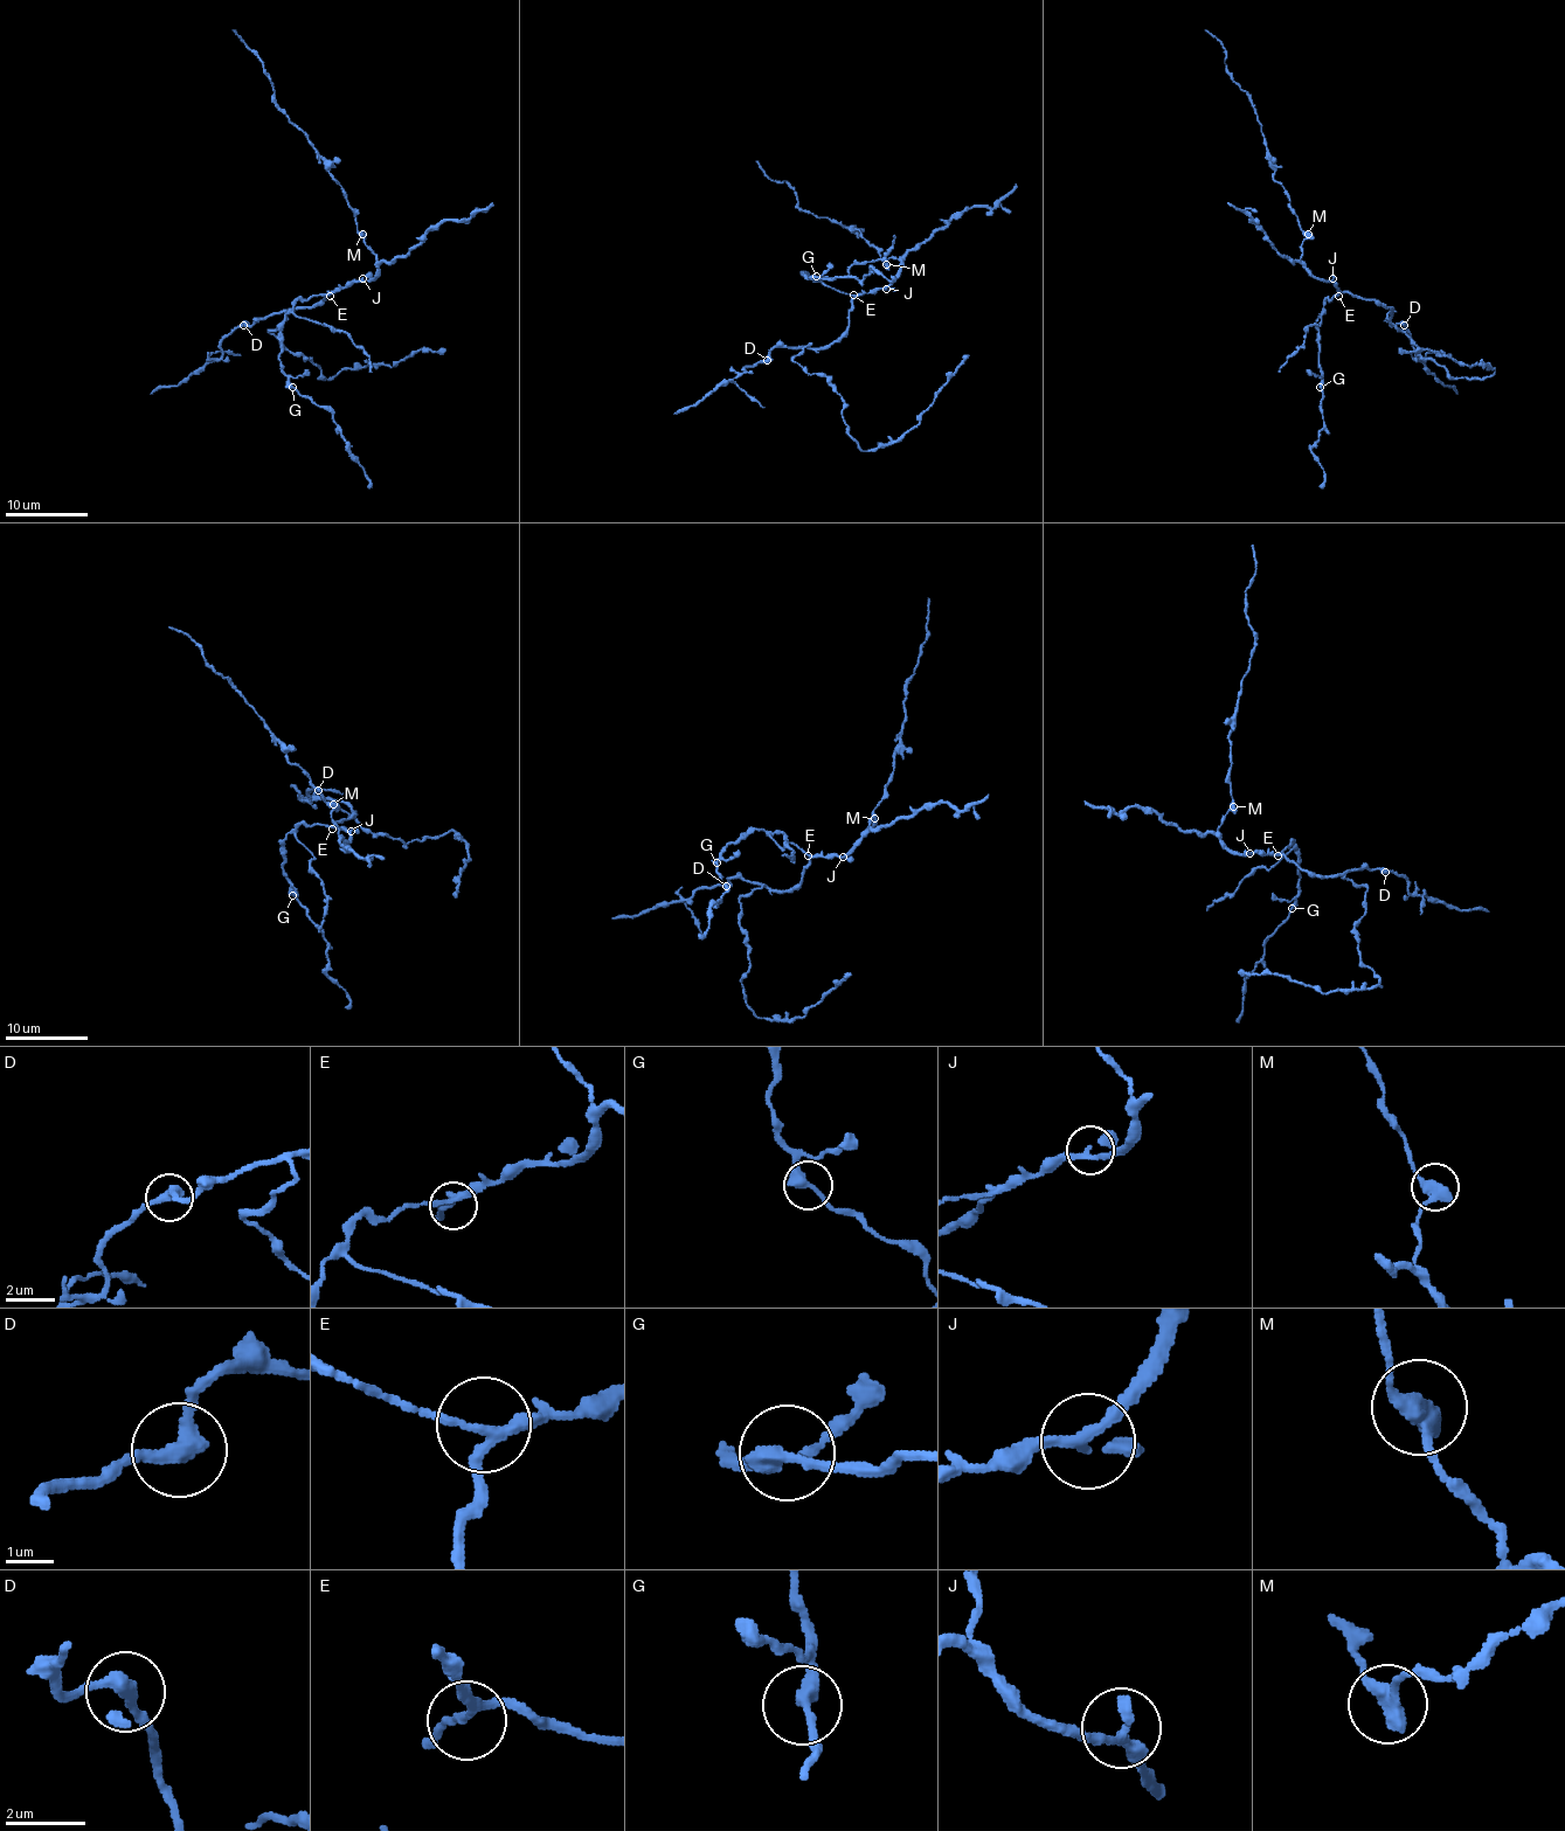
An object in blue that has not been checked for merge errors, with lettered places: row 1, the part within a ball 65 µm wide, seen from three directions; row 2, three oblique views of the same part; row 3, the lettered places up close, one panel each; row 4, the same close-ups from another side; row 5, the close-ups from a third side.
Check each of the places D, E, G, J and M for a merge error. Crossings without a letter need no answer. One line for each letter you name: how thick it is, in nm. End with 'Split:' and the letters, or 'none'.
M: 400 nm
Split: M

